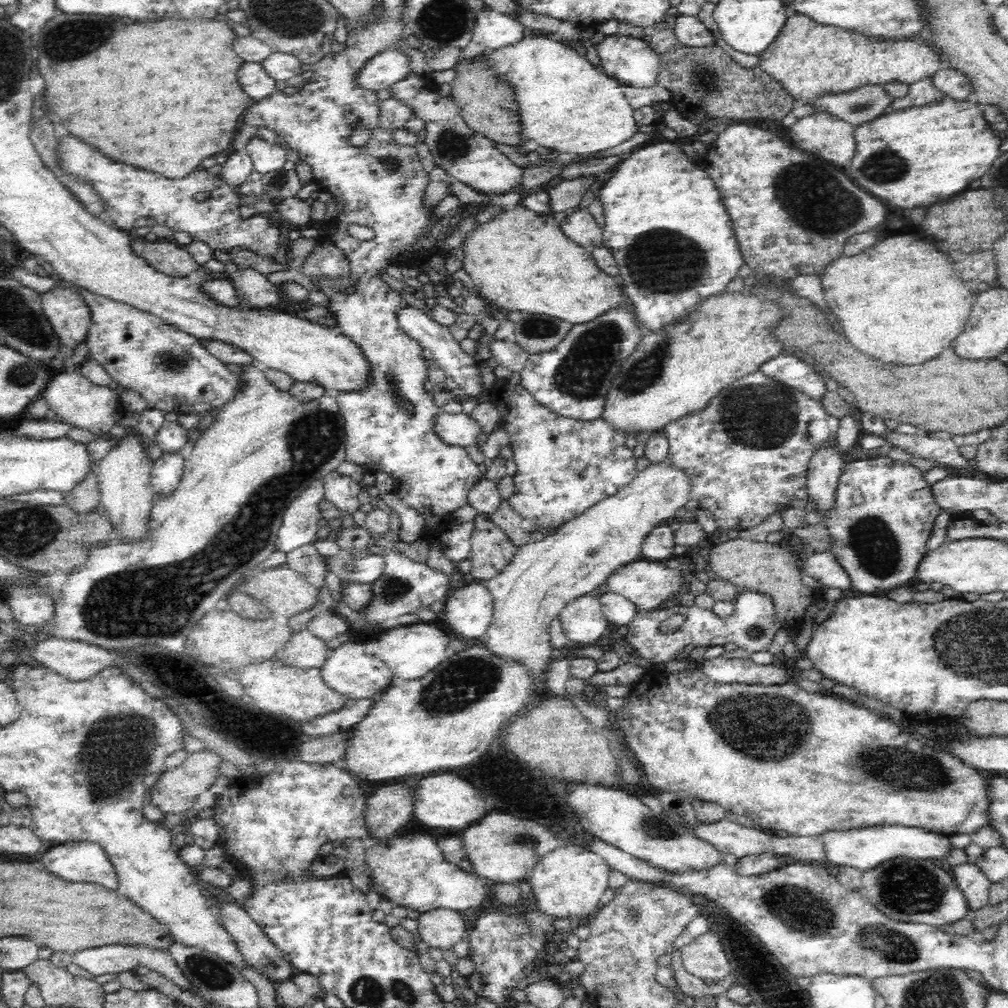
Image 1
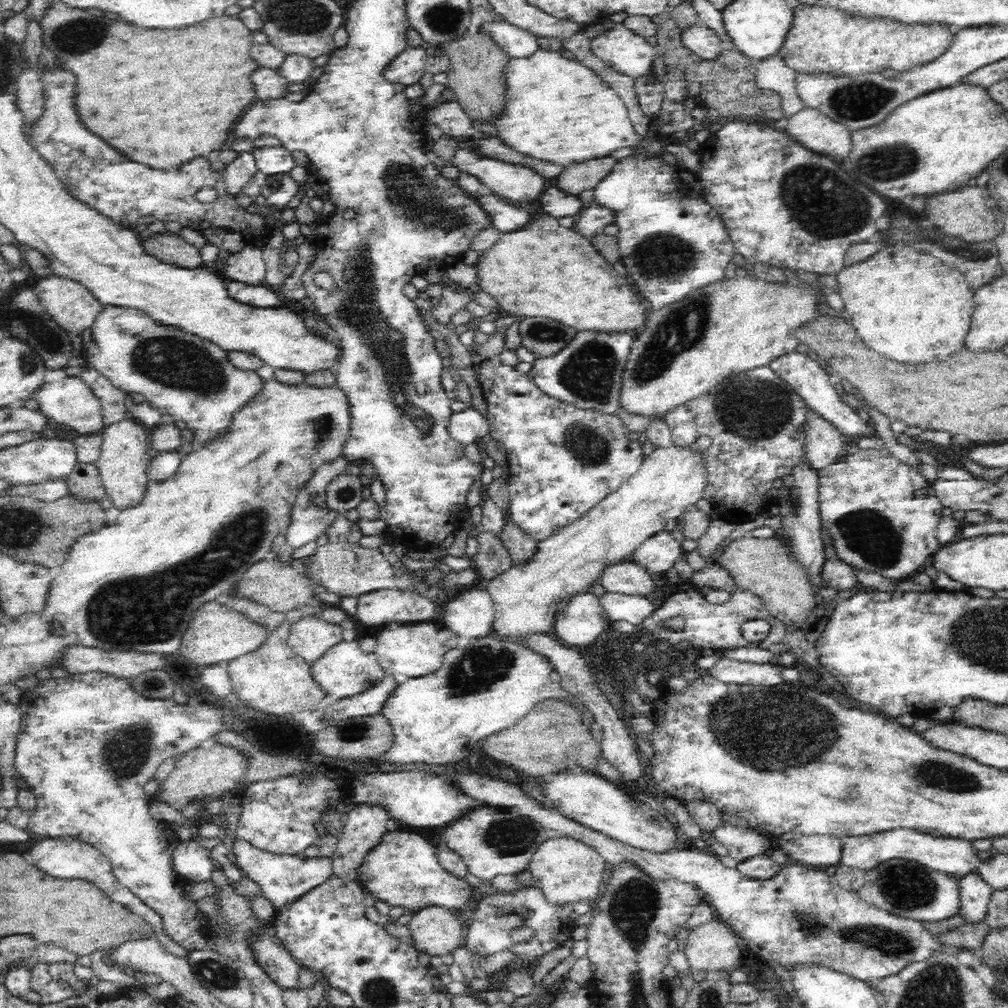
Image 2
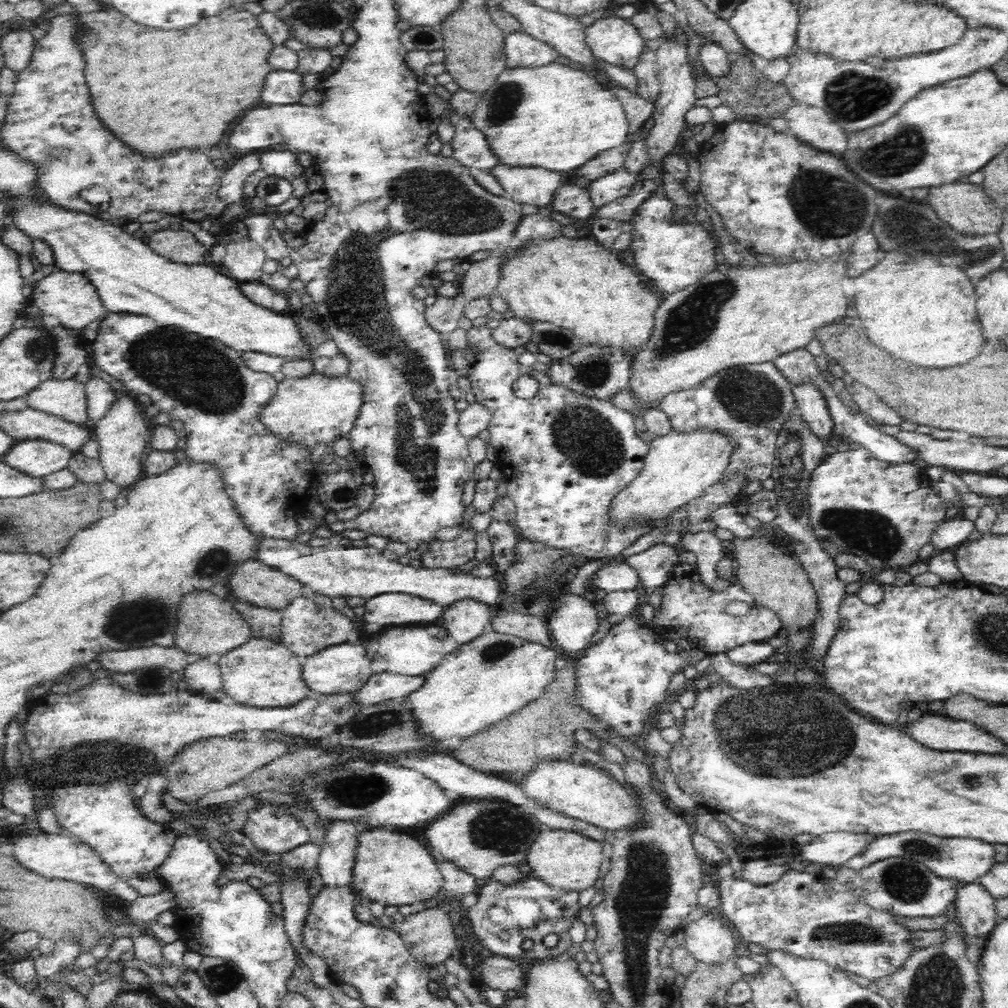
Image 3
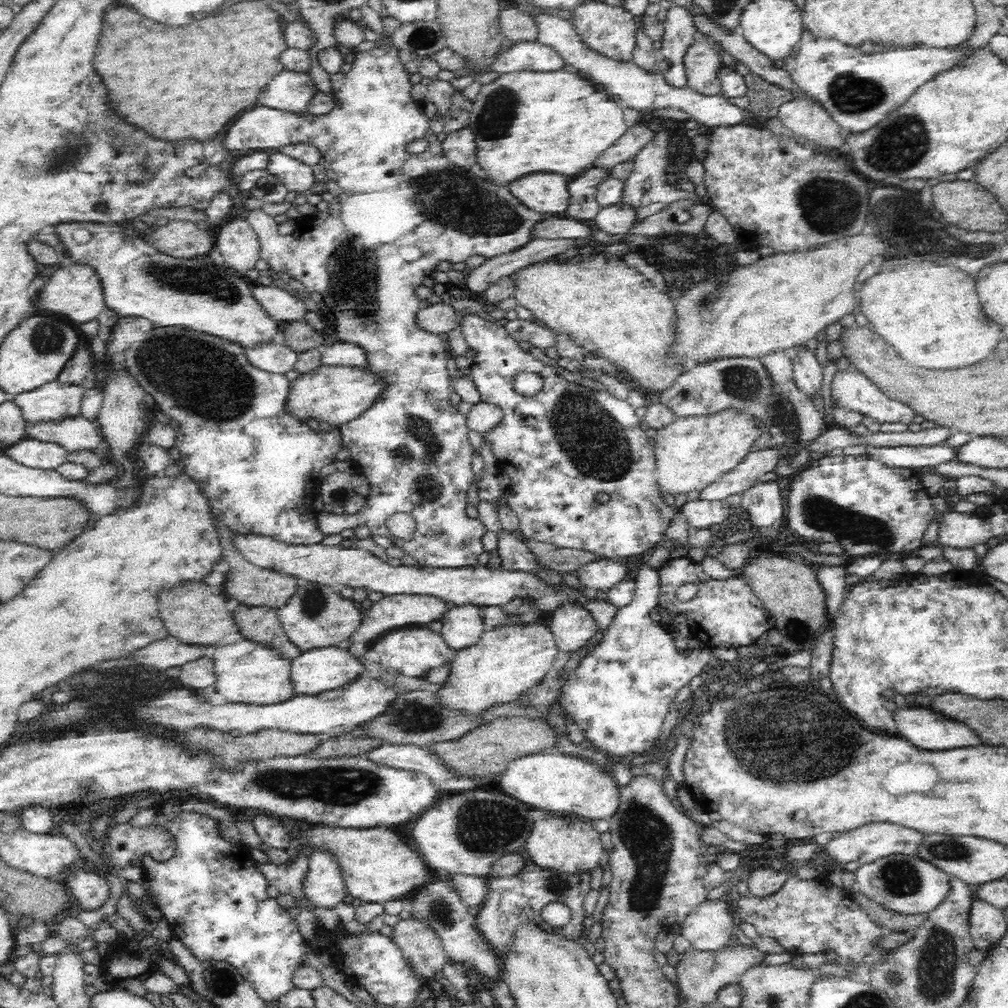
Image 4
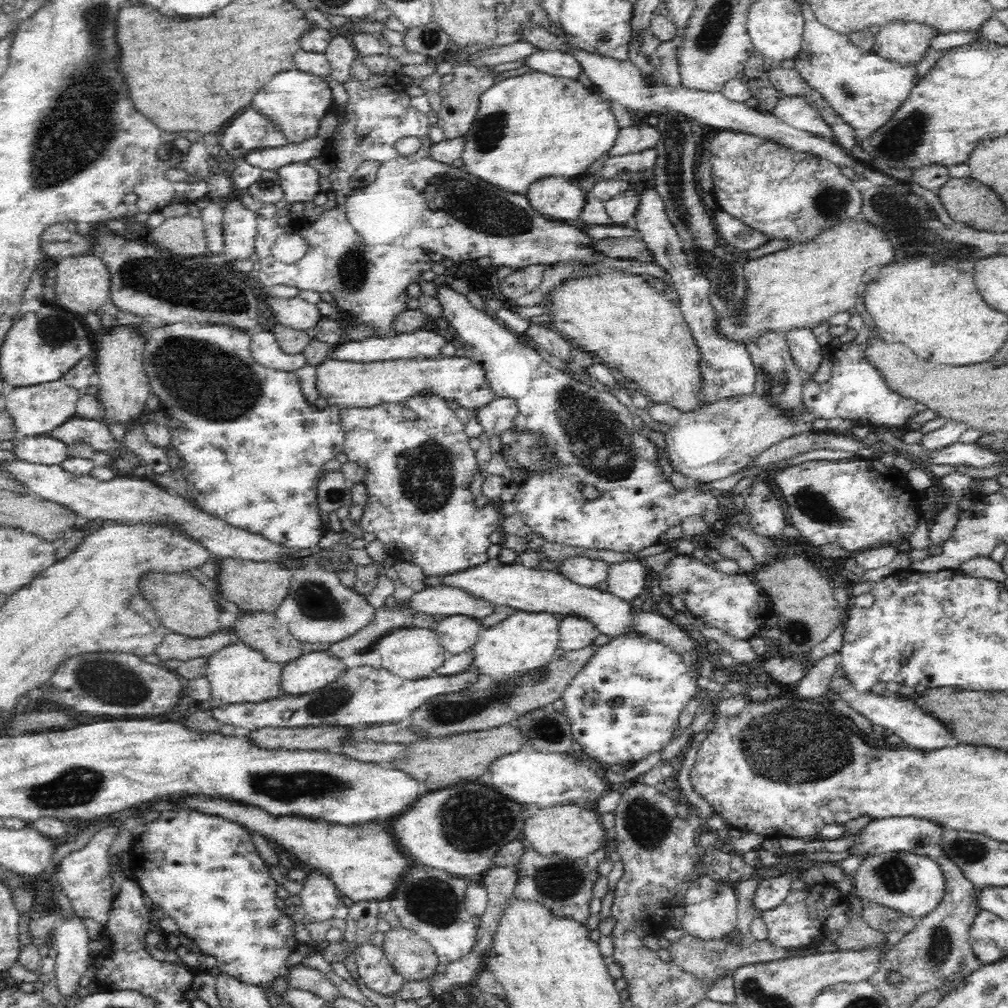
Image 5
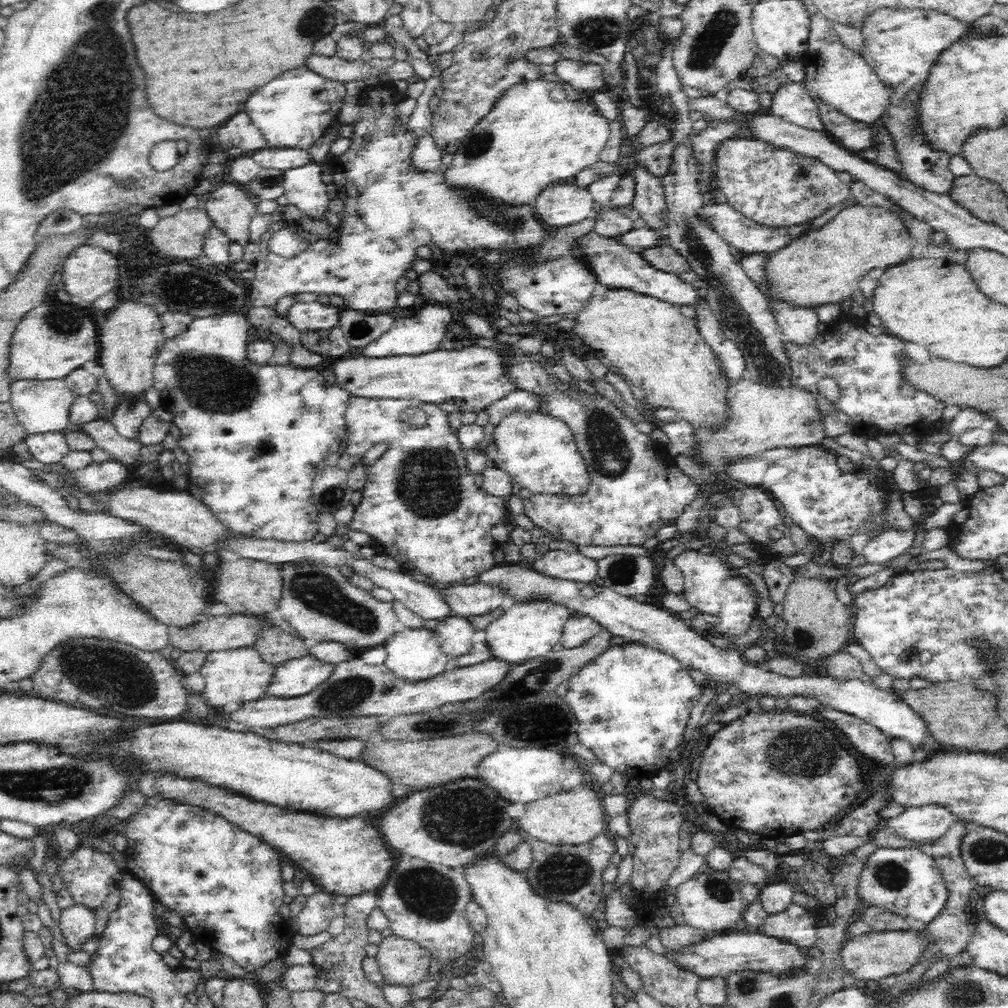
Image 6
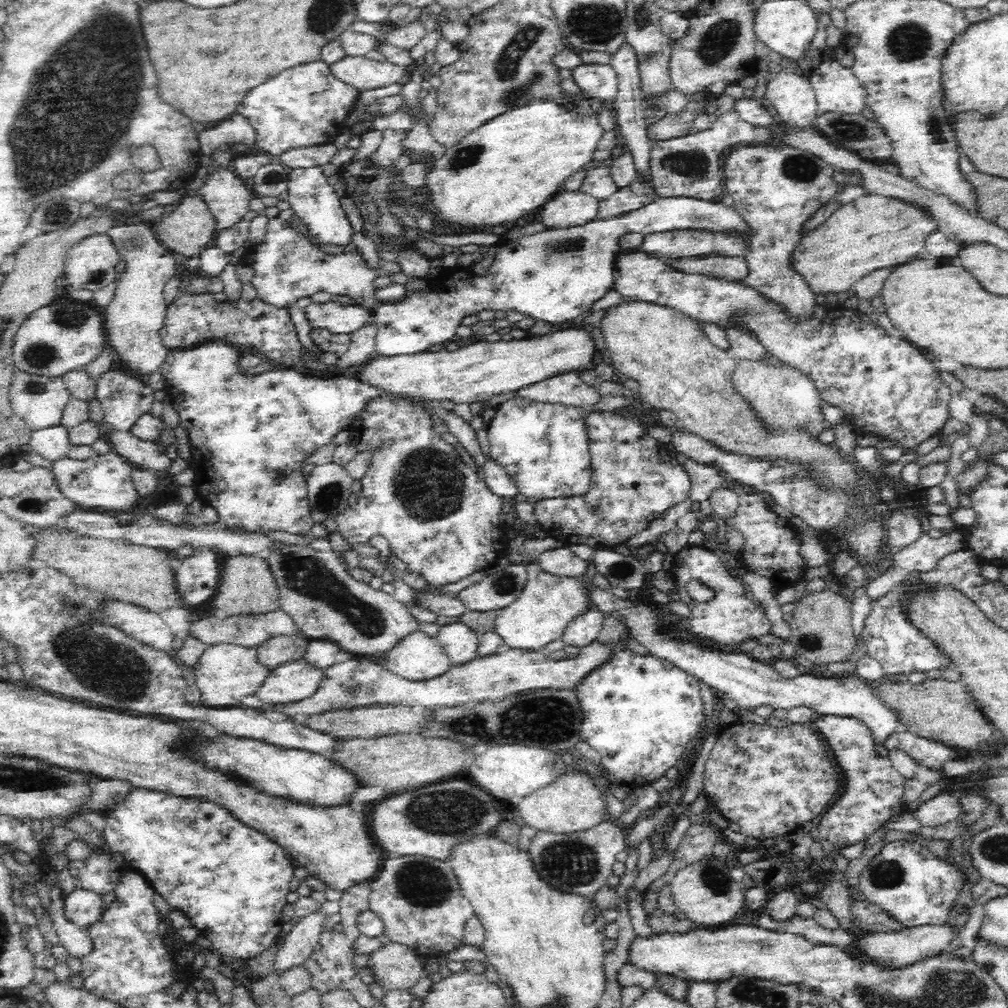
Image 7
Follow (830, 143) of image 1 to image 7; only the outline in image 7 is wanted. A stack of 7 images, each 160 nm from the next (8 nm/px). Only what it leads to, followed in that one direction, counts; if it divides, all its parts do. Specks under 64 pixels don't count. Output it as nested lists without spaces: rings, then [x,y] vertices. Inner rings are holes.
[[[780,71],[767,81],[765,103],[776,109],[780,124],[798,129],[815,126],[817,100],[809,77],[800,71]]]

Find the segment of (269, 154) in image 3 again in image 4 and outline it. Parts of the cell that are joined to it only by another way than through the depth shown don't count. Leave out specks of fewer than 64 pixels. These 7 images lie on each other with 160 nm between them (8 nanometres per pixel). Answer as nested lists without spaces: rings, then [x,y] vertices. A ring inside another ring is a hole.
[[[276,150],[270,156],[270,164],[267,166],[270,175],[274,175],[289,192],[308,194],[314,186],[316,178],[314,169],[310,165],[294,160],[285,153]]]

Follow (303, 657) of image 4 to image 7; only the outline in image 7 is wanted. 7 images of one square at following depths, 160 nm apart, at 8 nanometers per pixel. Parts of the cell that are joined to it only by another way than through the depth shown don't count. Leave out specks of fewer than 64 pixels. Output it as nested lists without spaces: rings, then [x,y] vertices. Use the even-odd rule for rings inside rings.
[[[303,658],[287,661],[270,671],[253,695],[266,707],[292,705],[313,696],[323,679],[323,672]]]

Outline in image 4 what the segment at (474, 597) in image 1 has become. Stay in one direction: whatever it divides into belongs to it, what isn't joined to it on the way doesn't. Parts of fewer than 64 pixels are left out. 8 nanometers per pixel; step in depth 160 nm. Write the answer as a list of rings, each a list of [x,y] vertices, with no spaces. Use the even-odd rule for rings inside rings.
[[[474,605],[452,606],[444,614],[441,618],[441,635],[448,648],[464,650],[480,640],[484,631],[480,609]]]

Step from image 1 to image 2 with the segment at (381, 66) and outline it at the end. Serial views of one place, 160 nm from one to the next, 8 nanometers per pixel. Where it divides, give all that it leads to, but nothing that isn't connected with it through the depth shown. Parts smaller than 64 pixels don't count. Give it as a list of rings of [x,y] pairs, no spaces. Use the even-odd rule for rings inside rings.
[[[406,47],[406,50],[388,65],[384,76],[394,82],[418,84],[426,74],[425,64],[429,51],[422,47]]]

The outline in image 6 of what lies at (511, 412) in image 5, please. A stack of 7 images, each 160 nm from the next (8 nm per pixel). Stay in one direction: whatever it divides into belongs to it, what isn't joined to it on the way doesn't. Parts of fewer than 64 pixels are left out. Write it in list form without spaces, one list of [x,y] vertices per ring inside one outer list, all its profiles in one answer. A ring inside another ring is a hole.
[[[516,389],[514,392],[507,394],[504,398],[493,402],[486,412],[489,422],[496,424],[500,422],[504,415],[512,411],[531,411],[538,410],[542,404],[542,395],[532,389]]]

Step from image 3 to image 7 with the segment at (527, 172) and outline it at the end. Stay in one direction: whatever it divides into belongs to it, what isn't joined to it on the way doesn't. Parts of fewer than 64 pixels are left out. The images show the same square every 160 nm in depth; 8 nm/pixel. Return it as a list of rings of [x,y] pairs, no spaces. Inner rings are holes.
[[[581,191],[558,192],[542,208],[542,223],[547,228],[583,226],[598,217],[600,202]]]

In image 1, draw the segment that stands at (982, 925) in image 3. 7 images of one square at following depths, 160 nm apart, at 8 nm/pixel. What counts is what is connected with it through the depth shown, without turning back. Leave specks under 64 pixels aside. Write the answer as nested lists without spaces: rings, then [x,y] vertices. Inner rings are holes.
[[[974,861],[953,868],[956,886],[963,892],[969,910],[976,912],[989,903],[989,888],[993,884]]]

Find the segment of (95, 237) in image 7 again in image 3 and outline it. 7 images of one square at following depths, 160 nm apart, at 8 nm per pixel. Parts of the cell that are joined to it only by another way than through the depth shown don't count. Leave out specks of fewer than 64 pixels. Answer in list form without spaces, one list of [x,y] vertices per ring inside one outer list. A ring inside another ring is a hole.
[[[57,269],[33,284],[33,292],[28,302],[36,305],[46,319],[68,329],[84,330],[90,322],[105,316],[108,312],[96,287],[88,280],[88,277],[78,272],[64,272]]]

